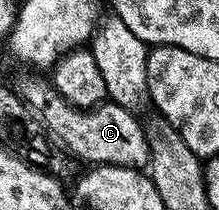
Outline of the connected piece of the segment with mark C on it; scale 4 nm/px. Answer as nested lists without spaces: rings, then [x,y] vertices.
[[[41,74],[22,75],[16,84],[16,92],[31,112],[42,118],[47,132],[75,159],[86,163],[106,163],[111,168],[133,167],[142,169],[149,164],[150,150],[148,137],[141,118],[133,111],[112,102],[104,102],[93,109],[74,107],[65,97],[58,94],[49,78],[41,79]]]

